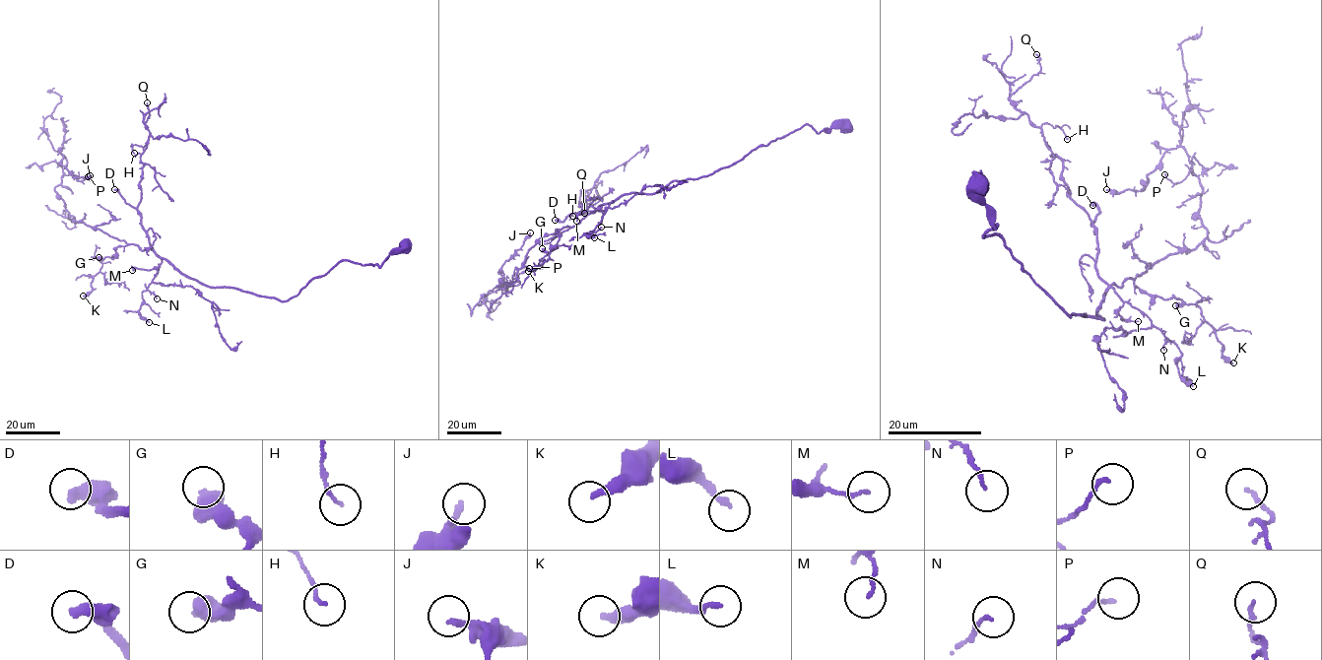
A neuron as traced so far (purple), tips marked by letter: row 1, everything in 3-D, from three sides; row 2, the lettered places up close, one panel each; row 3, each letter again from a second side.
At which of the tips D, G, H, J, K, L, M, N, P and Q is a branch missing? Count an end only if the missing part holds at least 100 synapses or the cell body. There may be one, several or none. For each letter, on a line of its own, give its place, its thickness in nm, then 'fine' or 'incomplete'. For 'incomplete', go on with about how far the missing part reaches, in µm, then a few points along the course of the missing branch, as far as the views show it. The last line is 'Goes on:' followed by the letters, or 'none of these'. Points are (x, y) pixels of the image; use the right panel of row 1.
D: place (1092, 205); calibre 500 nm; incomplete; missing 100 µm
G: place (1175, 305); calibre 460 nm; fine
H: place (1067, 139); calibre 110 nm; fine
J: place (1106, 189); calibre 240 nm; fine
K: place (1233, 362); calibre 260 nm; fine
L: place (1193, 386); calibre 190 nm; fine
M: place (1138, 321); calibre 130 nm; fine
N: place (1163, 350); calibre 110 nm; fine
P: place (1164, 174); calibre 120 nm; fine
Q: place (1036, 54); calibre 150 nm; fine
Goes on: D

